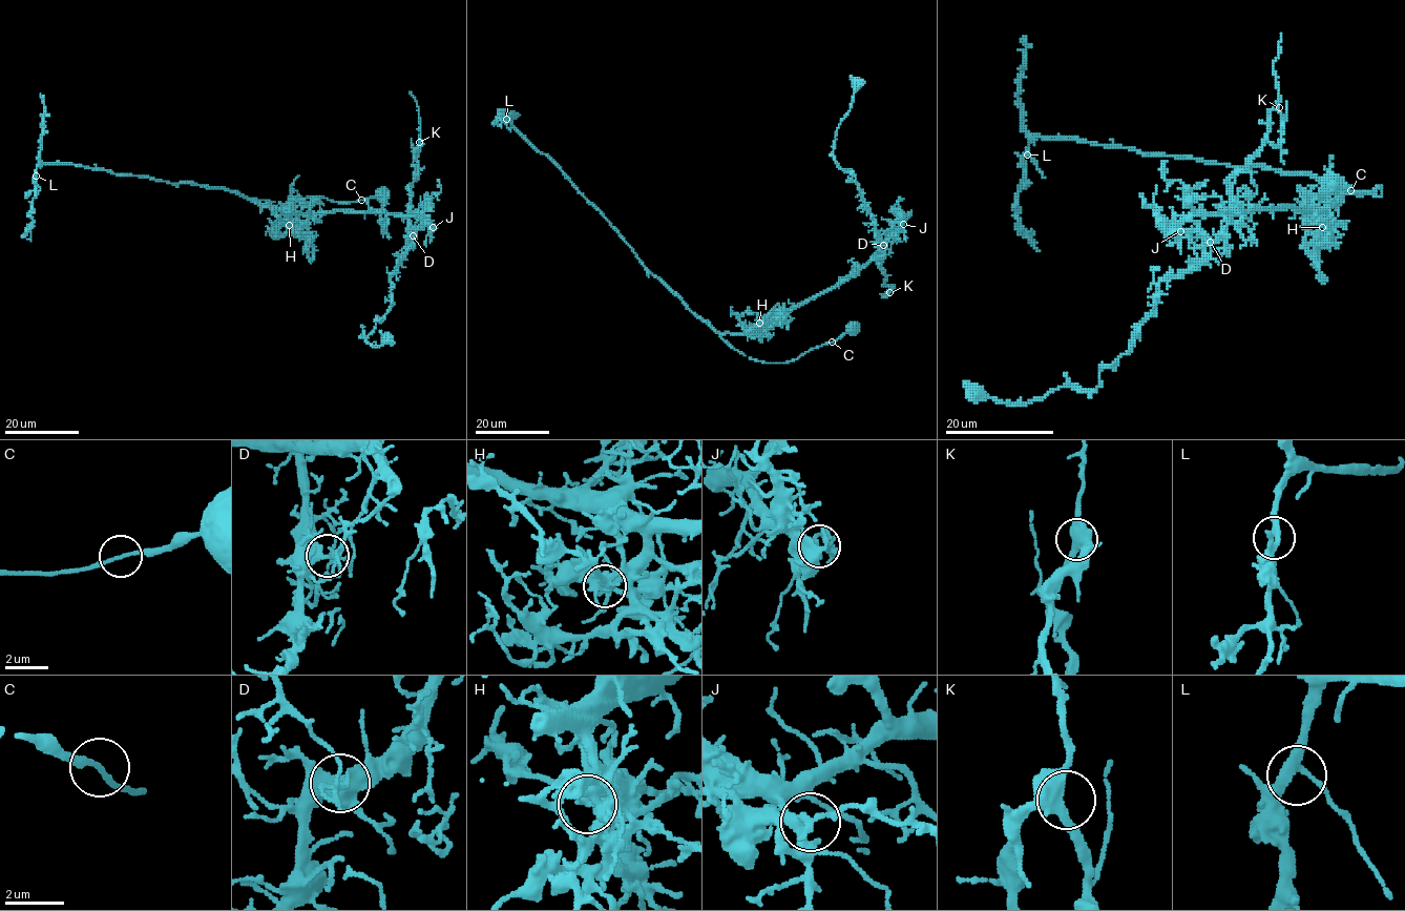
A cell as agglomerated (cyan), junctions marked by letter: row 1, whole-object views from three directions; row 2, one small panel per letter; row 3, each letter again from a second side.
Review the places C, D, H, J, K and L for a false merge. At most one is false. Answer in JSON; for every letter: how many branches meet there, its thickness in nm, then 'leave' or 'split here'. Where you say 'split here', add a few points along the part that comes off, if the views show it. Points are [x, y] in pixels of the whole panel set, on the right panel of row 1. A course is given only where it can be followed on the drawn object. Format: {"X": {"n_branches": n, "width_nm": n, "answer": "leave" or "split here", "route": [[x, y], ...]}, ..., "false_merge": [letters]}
{"C": {"n_branches": 2, "width_nm": 150, "answer": "leave"}, "D": {"n_branches": 2, "width_nm": 300, "answer": "split here", "route": [[1210, 242], [1196, 266], [1159, 283], [1094, 390], [1061, 386], [1014, 405], [963, 381]]}, "H": {"n_branches": 3, "width_nm": 300, "answer": "leave"}, "J": {"n_branches": 2, "width_nm": 220, "answer": "leave"}, "K": {"n_branches": 3, "width_nm": 400, "answer": "leave"}, "L": {"n_branches": 3, "width_nm": 280, "answer": "leave"}, "false_merge": ["D"]}

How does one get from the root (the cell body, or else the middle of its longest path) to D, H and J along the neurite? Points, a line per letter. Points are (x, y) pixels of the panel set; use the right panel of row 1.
D: (1327, 185), (1354, 194), (1382, 191), (1343, 190), (1324, 210), (1196, 213), (1191, 219), (1210, 242)
H: (1327, 185), (1338, 184), (1354, 194), (1381, 186), (1382, 191), (1343, 190), (1322, 214), (1322, 227)
J: (1327, 185), (1354, 194), (1382, 191), (1343, 190), (1324, 210), (1196, 213), (1180, 231)

